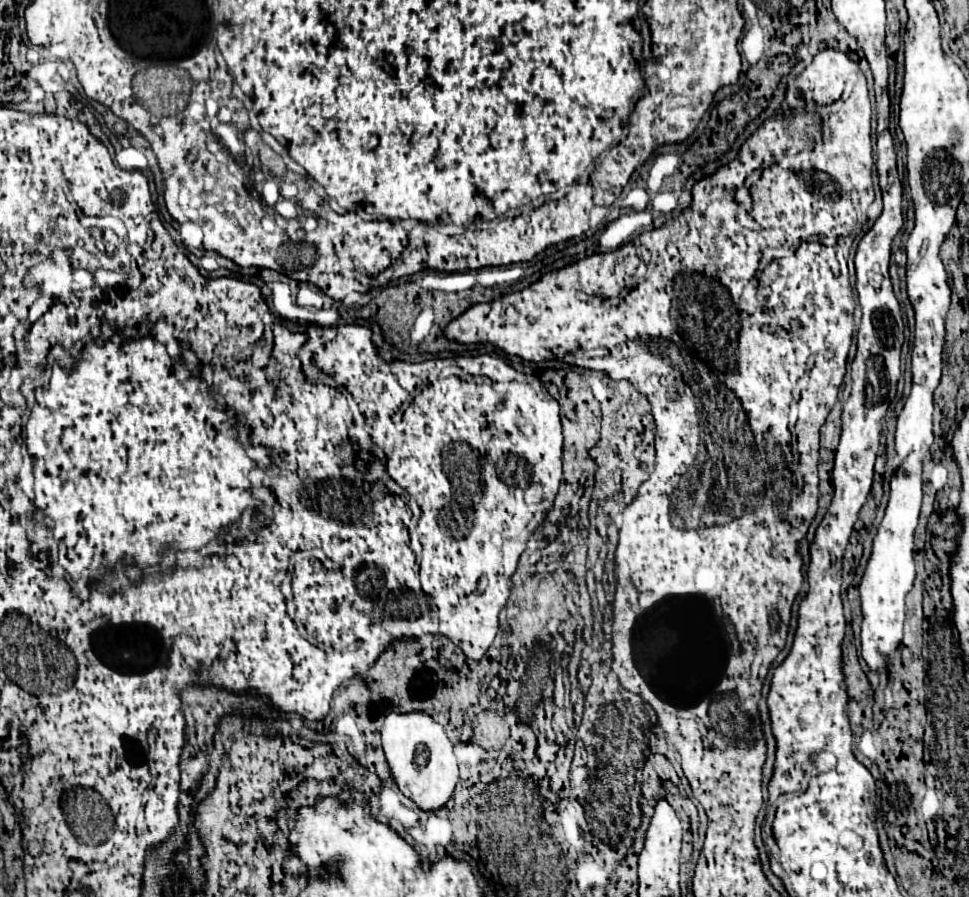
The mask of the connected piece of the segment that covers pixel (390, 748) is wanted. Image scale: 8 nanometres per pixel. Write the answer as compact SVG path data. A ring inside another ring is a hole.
M390 712L382 726L382 746L388 766L400 792L412 798L422 810L438 810L444 806L458 782L458 762L454 756L454 744L428 712Z

